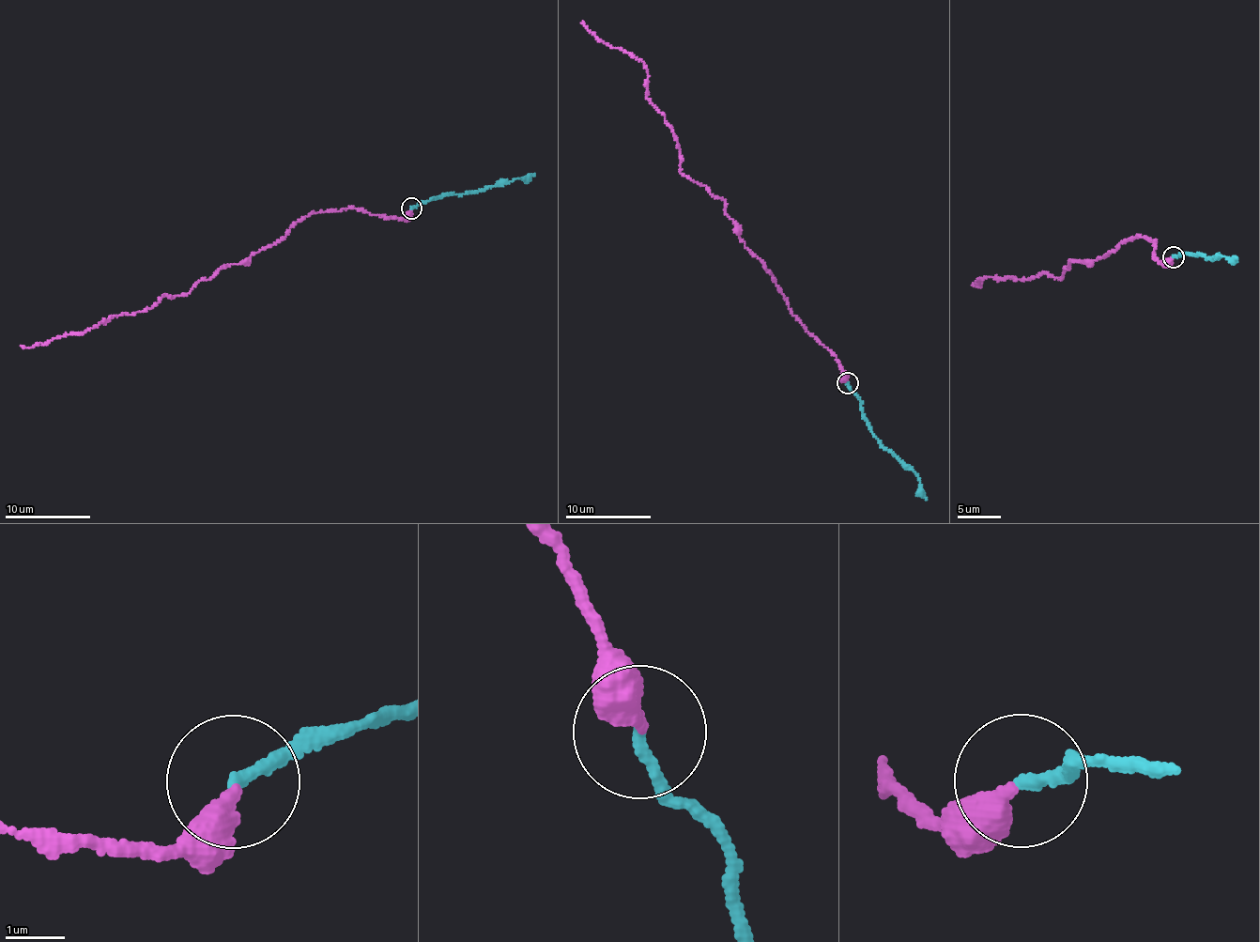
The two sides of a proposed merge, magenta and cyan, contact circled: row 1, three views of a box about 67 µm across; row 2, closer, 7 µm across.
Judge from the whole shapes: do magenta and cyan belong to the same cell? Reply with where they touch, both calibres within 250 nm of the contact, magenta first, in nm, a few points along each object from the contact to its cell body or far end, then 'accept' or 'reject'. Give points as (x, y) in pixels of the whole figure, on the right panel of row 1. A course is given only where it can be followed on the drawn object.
place (1173, 256); calibres 440 and 190 nm; course magenta (1173, 257), (1158, 261), (1155, 242), (1139, 237), (1097, 260), (1070, 261), (1060, 278), (1038, 272), (975, 282); course cyan (1173, 257), (1181, 254), (1205, 256), (1211, 260), (1220, 255), (1236, 257); accept

